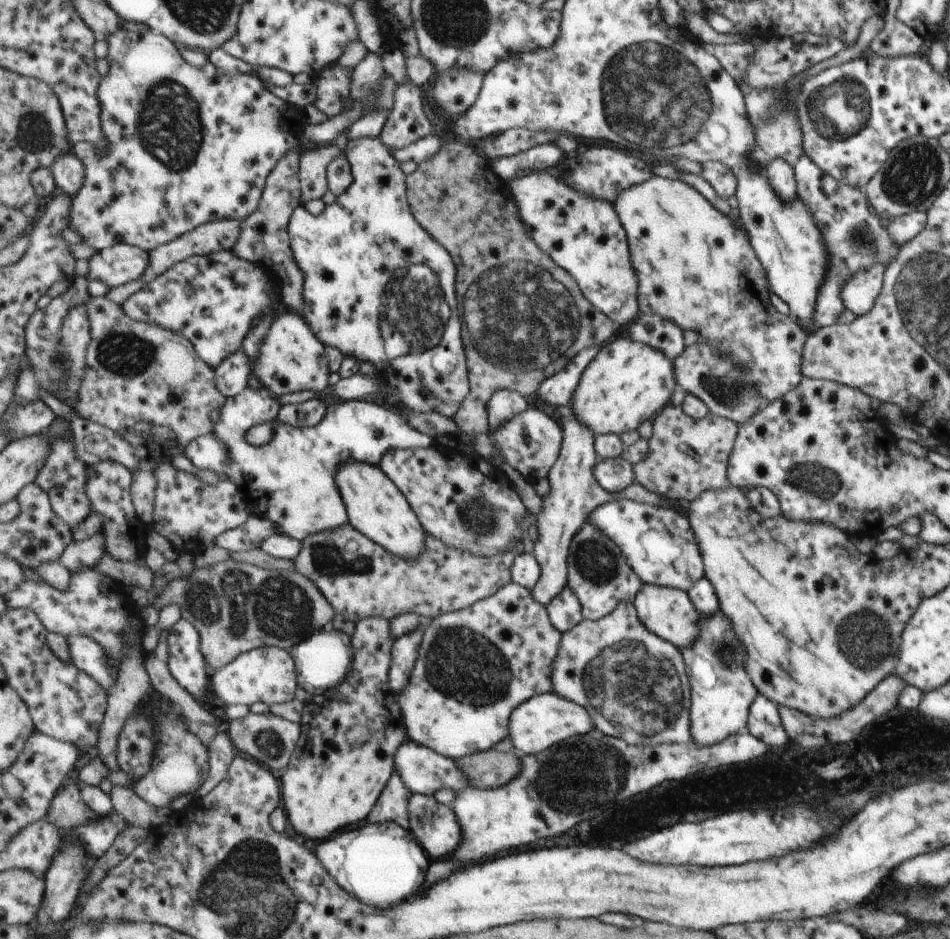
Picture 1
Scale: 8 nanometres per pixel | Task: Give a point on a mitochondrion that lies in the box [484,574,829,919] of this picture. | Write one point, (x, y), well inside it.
(631, 685)

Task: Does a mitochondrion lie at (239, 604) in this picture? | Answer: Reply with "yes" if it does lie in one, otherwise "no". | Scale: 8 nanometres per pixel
yes

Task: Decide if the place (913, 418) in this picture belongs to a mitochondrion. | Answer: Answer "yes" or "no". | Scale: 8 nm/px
no

